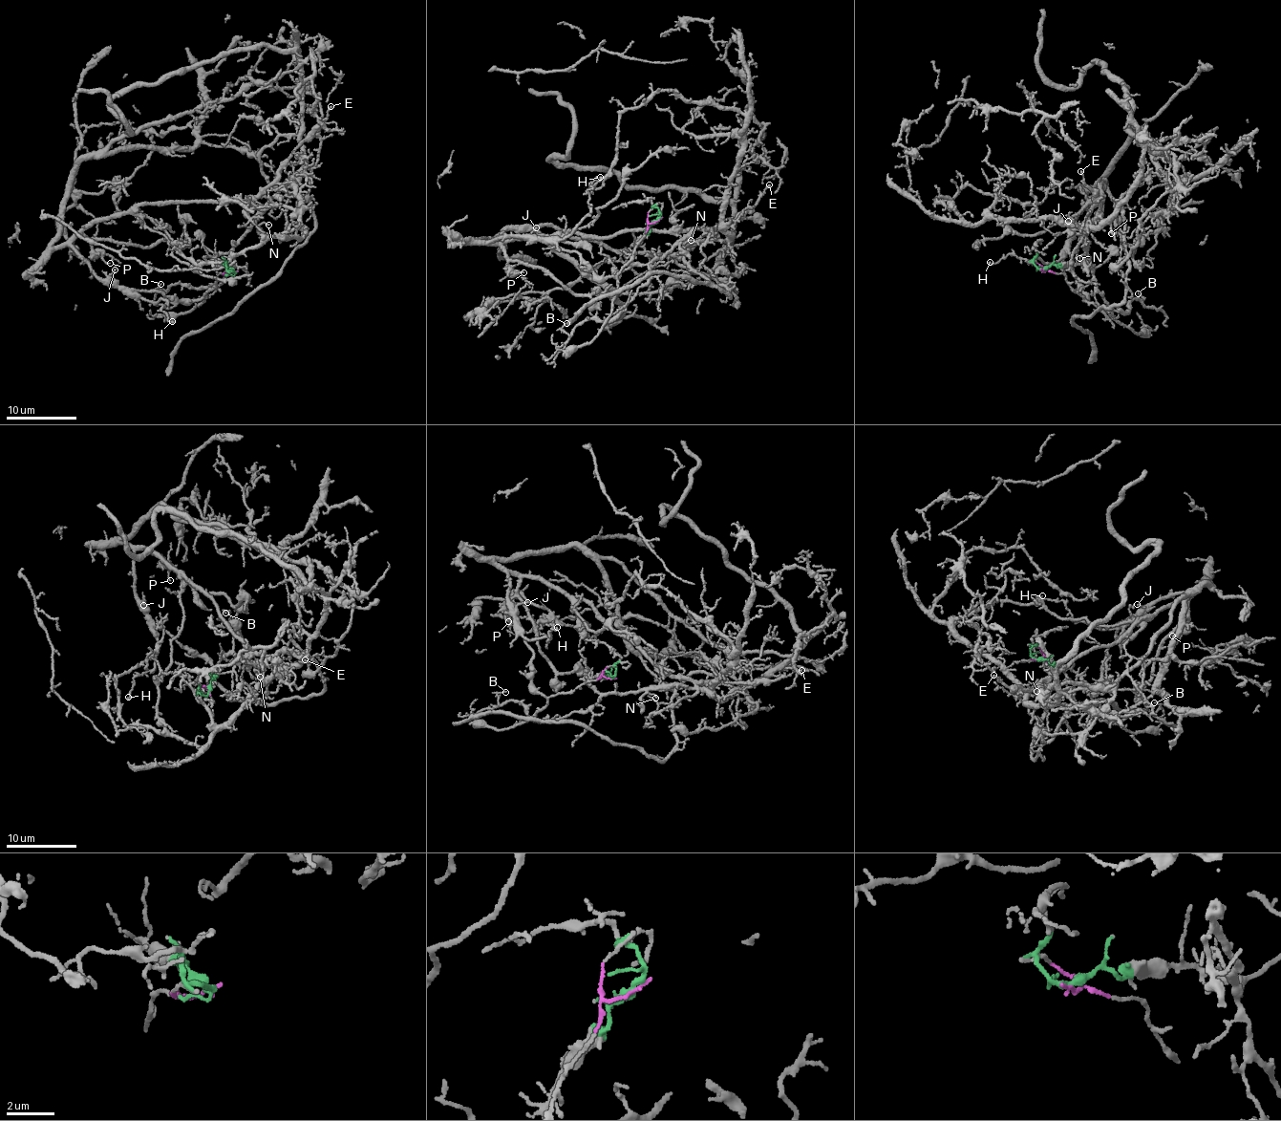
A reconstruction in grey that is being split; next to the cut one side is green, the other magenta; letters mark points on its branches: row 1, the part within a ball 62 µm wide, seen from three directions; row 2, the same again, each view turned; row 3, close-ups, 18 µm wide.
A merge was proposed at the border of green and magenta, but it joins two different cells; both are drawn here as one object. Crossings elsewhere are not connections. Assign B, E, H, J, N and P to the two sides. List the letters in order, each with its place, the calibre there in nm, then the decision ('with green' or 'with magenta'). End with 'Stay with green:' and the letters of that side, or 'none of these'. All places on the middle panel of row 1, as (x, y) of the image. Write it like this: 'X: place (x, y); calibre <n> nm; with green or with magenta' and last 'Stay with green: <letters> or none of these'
B: place (566, 323); calibre 100 nm; with green
E: place (769, 184); calibre 140 nm; with magenta
H: place (600, 177); calibre 150 nm; with magenta
J: place (536, 227); calibre 120 nm; with magenta
N: place (691, 240); calibre 110 nm; with green
P: place (523, 272); calibre 100 nm; with magenta
Stay with green: B, N

